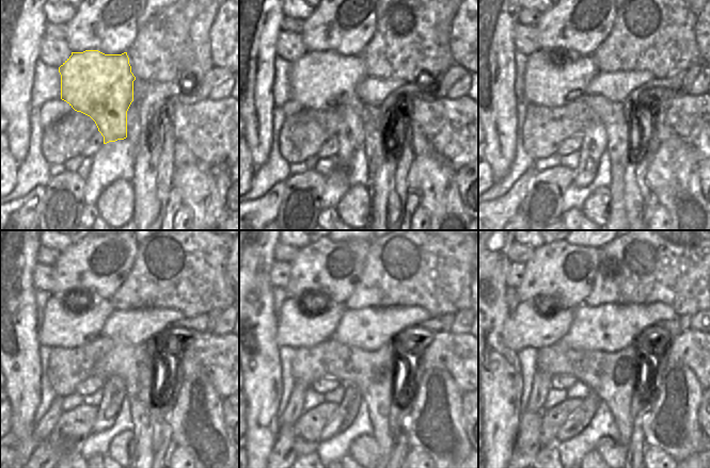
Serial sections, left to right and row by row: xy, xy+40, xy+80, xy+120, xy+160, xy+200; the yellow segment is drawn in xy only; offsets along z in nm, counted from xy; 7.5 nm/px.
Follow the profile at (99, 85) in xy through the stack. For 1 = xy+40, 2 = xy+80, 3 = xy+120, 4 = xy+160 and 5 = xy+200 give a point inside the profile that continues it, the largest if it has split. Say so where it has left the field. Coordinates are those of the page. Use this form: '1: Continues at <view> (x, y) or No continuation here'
1: Continues at xy+40 (318, 80)
2: Continues at xy+80 (552, 81)
3: Continues at xy+120 (62, 327)
4: Continues at xy+160 (295, 328)
5: Continues at xy+200 (525, 326)

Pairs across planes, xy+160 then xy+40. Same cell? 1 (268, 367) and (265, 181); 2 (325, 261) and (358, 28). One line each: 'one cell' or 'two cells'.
1: two cells
2: one cell

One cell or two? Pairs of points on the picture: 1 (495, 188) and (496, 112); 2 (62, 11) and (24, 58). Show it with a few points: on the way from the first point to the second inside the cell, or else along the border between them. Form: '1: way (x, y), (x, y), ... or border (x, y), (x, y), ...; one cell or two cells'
1: border (511, 163), (508, 172), (494, 182); two cells
2: border (43, 11), (48, 21); two cells

